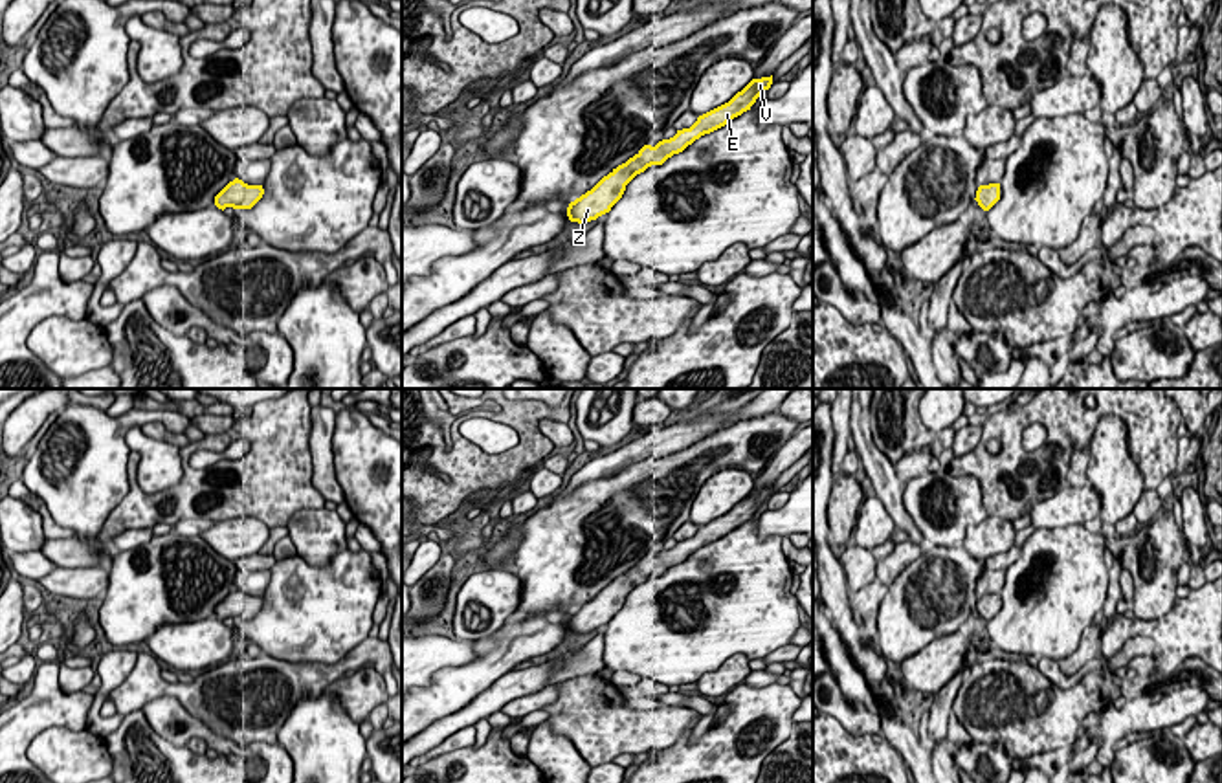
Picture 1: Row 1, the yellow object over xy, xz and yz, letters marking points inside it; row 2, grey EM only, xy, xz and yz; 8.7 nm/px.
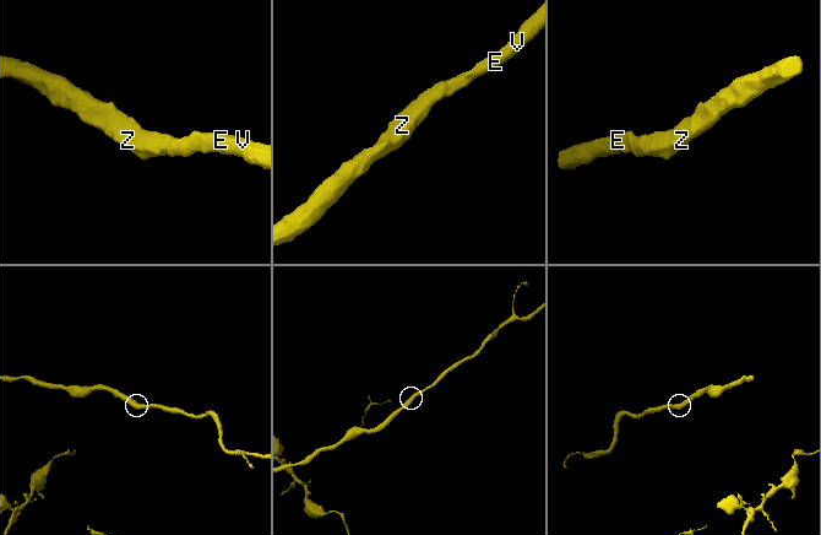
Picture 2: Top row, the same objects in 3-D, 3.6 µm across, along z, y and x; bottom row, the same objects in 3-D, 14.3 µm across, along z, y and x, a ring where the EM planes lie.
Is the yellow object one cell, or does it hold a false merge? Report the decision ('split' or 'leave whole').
leave whole

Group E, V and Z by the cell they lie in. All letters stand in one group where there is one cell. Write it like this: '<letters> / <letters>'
E V Z

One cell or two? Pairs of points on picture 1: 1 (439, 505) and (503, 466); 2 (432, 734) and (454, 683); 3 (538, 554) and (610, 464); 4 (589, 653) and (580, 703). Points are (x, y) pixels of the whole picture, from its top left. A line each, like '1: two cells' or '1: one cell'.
1: one cell
2: two cells
3: two cells
4: two cells

